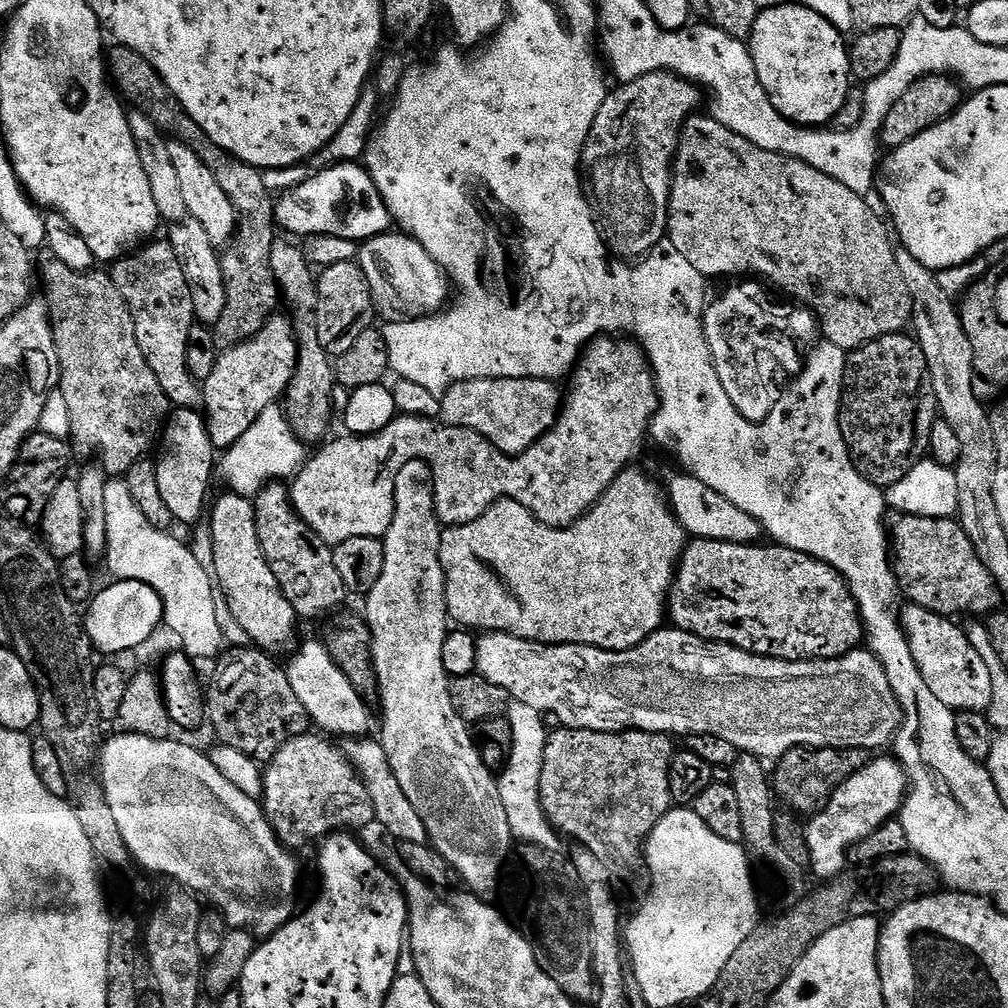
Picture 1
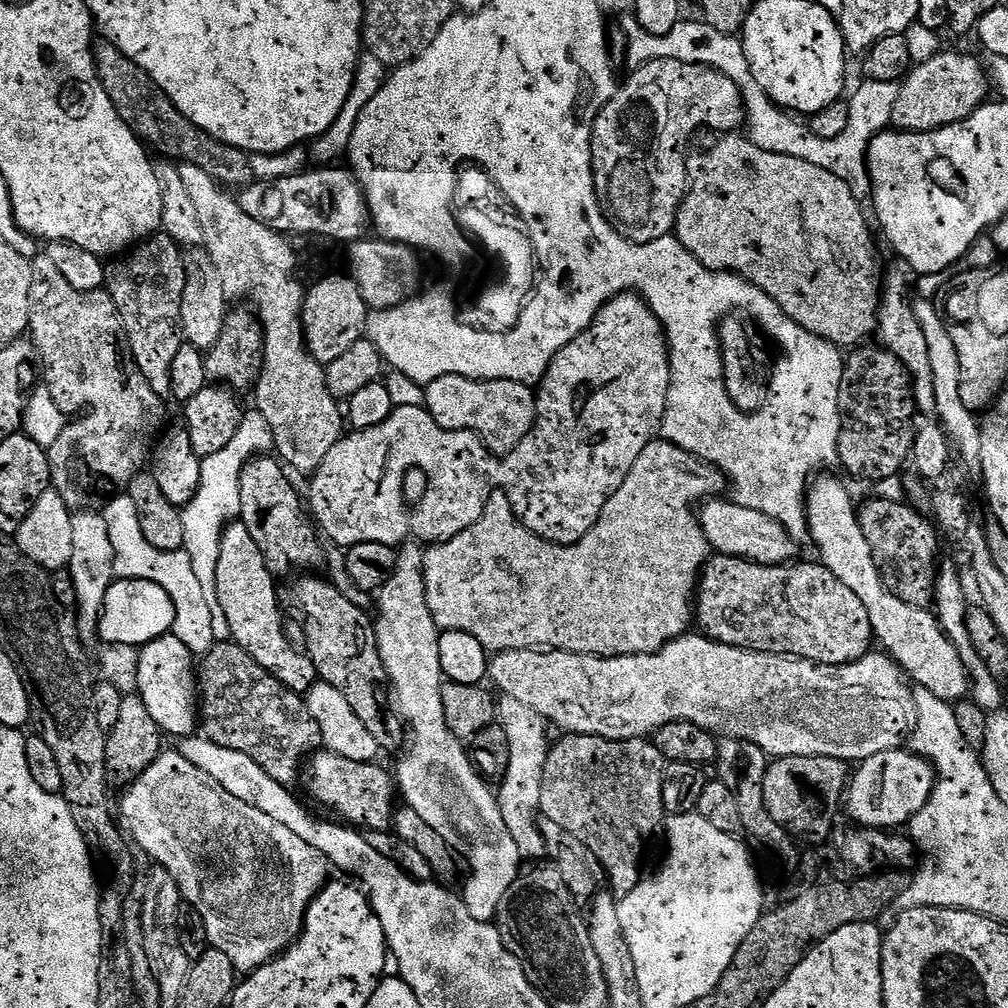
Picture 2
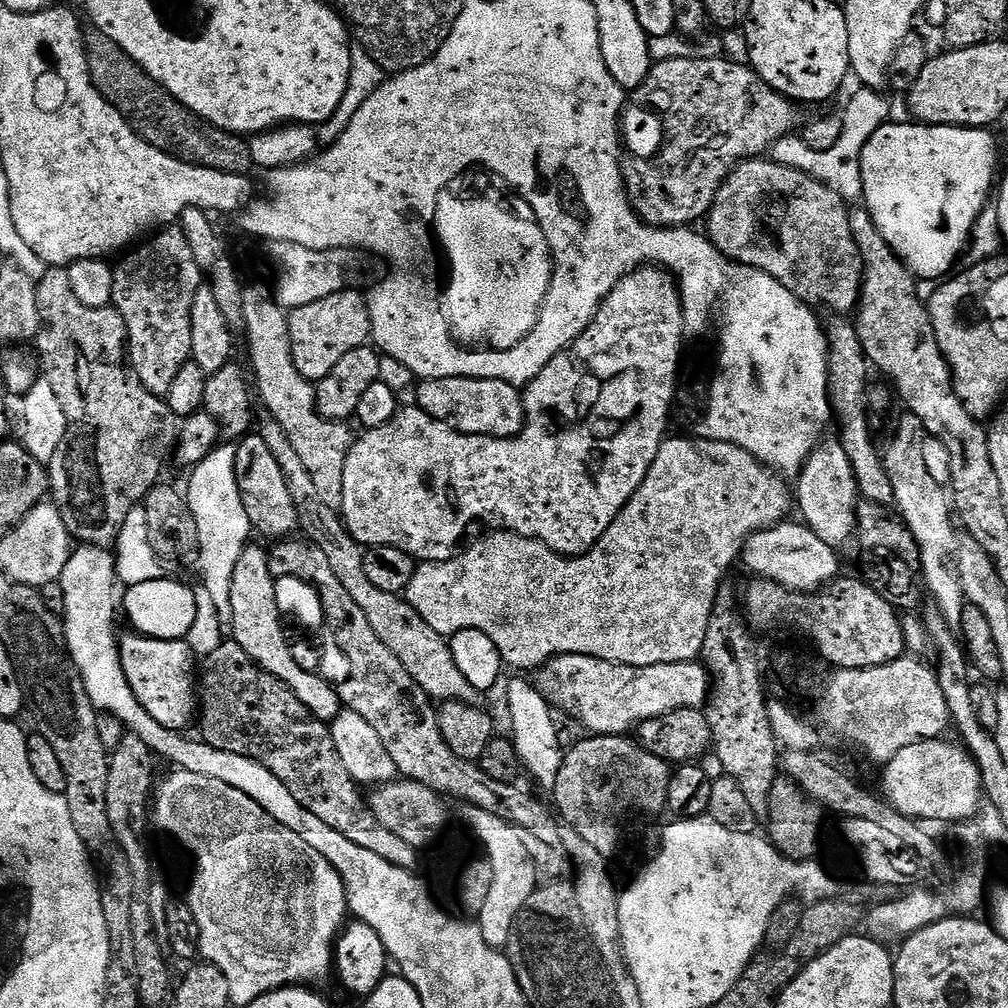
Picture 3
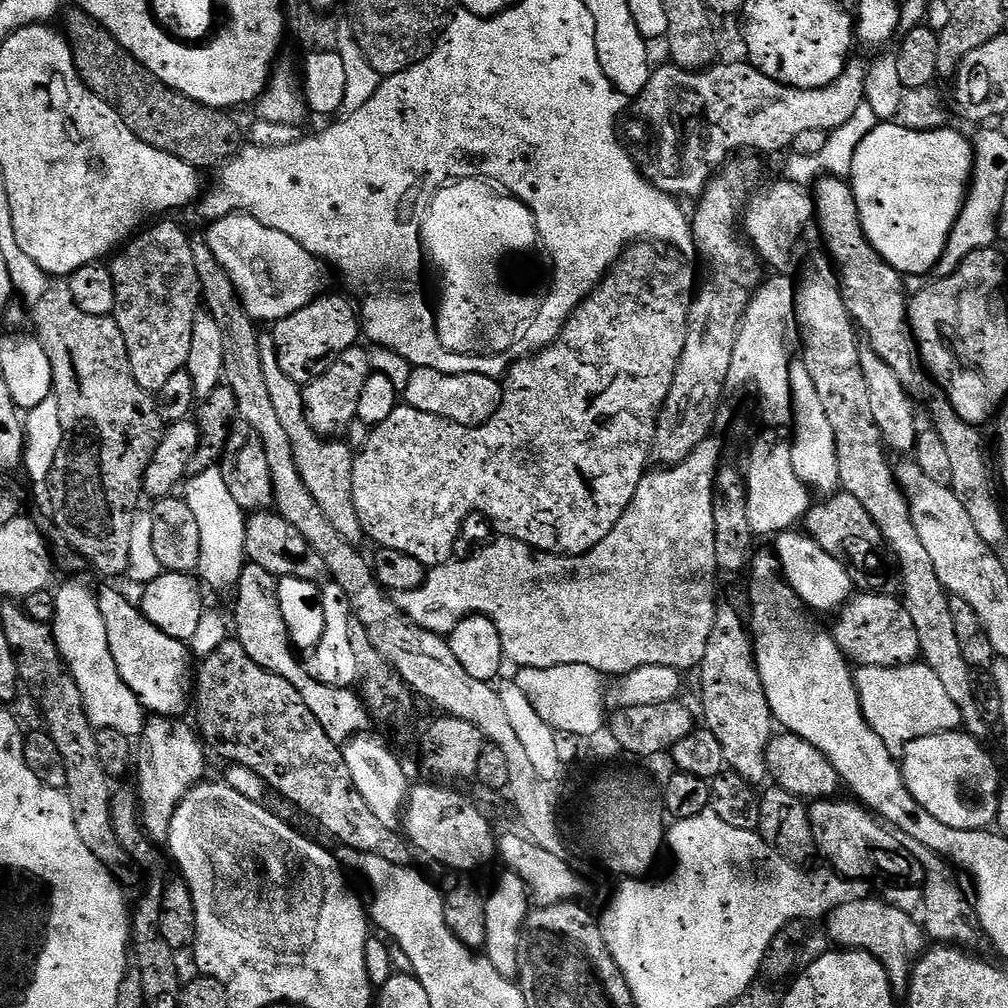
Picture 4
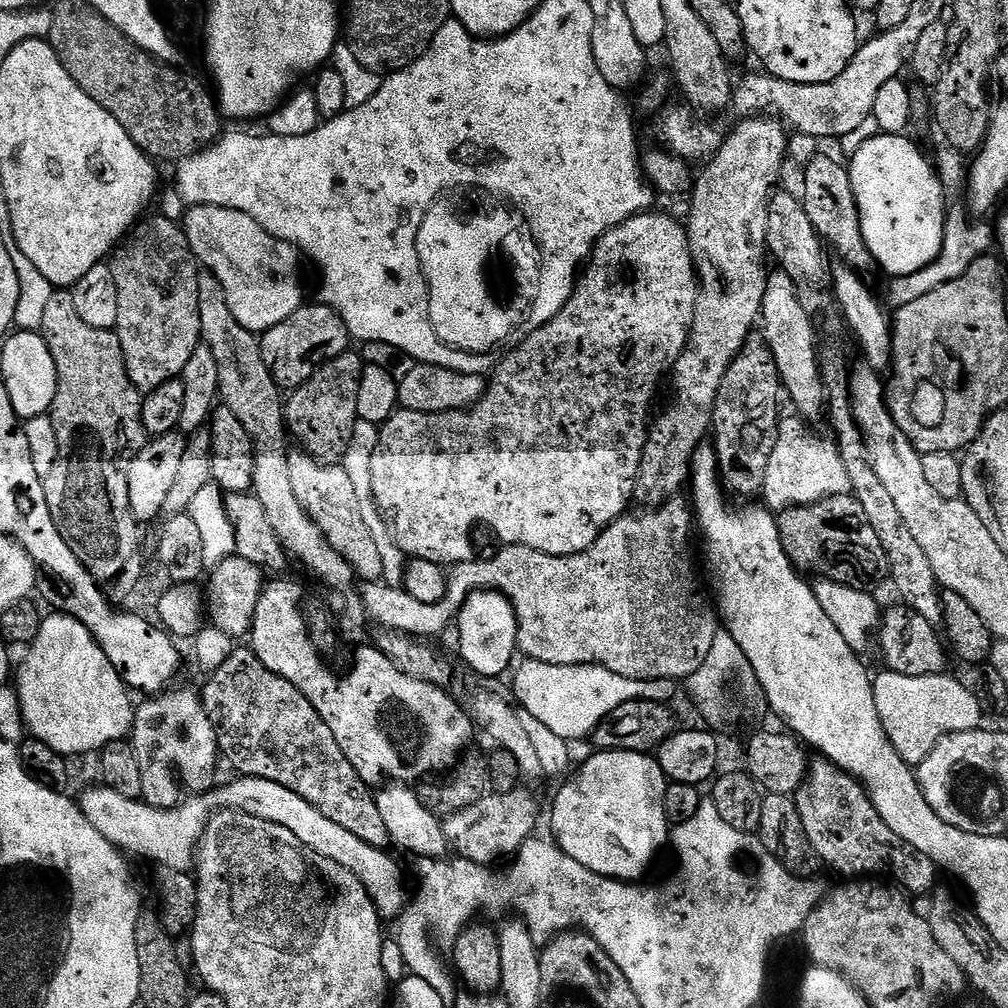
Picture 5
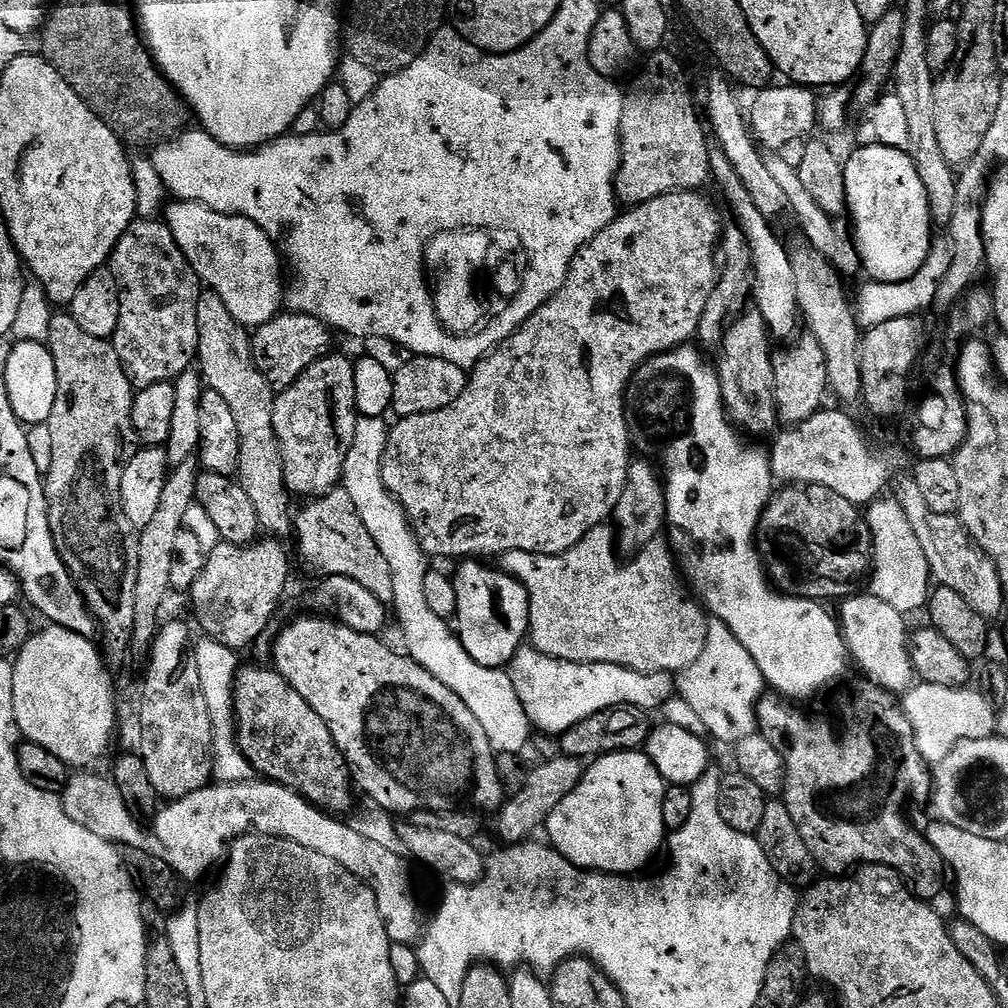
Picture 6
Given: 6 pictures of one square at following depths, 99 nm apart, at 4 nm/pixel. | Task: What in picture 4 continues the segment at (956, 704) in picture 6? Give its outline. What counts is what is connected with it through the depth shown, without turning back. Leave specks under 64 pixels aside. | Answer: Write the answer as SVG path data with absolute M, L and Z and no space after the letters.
M926 663L907 664L901 668L857 667L854 675L862 714L874 730L874 734L878 734L878 738L882 738L882 742L886 742L888 748L900 750L904 745L914 742L918 738L926 738L930 734L939 732L955 732L961 727L958 706L954 706L953 700L947 696L946 689L943 688L942 682Z

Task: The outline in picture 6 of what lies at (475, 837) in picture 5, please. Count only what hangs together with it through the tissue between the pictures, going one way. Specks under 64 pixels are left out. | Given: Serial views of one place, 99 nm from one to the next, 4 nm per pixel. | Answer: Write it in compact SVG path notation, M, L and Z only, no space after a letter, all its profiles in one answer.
M563 754L545 759L536 769L533 767L528 773L522 790L514 793L495 817L497 818L496 832L505 840L503 843L508 846L519 844L527 841L531 837L528 836L531 832L536 832L539 828L541 831L547 825L550 814L554 814L558 802L562 802L562 798L566 798L566 794L573 792L584 779L584 769L585 765L581 761Z

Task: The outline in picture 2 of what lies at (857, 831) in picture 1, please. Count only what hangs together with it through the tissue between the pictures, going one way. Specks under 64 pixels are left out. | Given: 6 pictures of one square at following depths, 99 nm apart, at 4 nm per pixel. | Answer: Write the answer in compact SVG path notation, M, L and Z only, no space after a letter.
M903 747L892 748L889 752L874 754L871 758L863 761L855 769L850 783L846 789L846 812L853 816L857 825L865 828L874 828L877 830L896 830L899 824L907 825L920 813L932 797L932 791L936 789L937 775L935 768L924 759L923 756L916 755L911 750L905 750Z

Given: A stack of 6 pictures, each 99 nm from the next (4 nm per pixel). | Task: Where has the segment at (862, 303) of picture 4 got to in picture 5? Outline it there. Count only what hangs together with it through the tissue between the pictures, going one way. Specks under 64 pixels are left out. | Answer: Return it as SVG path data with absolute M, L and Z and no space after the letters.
M821 154L814 158L814 162L803 165L802 172L804 172L802 203L810 222L814 222L814 230L835 255L836 252L840 255L837 257L843 263L849 264L861 274L867 273L867 268L873 267L874 261L866 246L866 238L862 234L860 211L856 205L854 186L850 182L847 167L843 163L840 165L834 157Z

